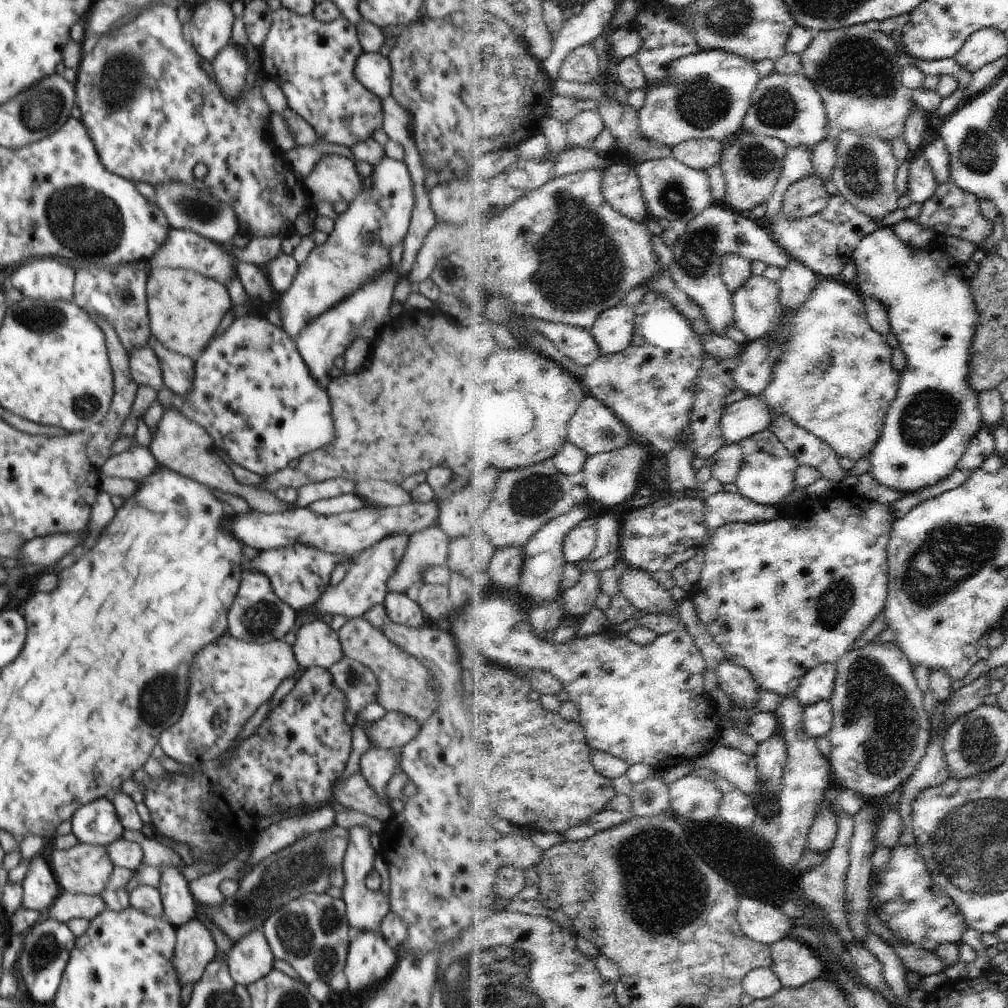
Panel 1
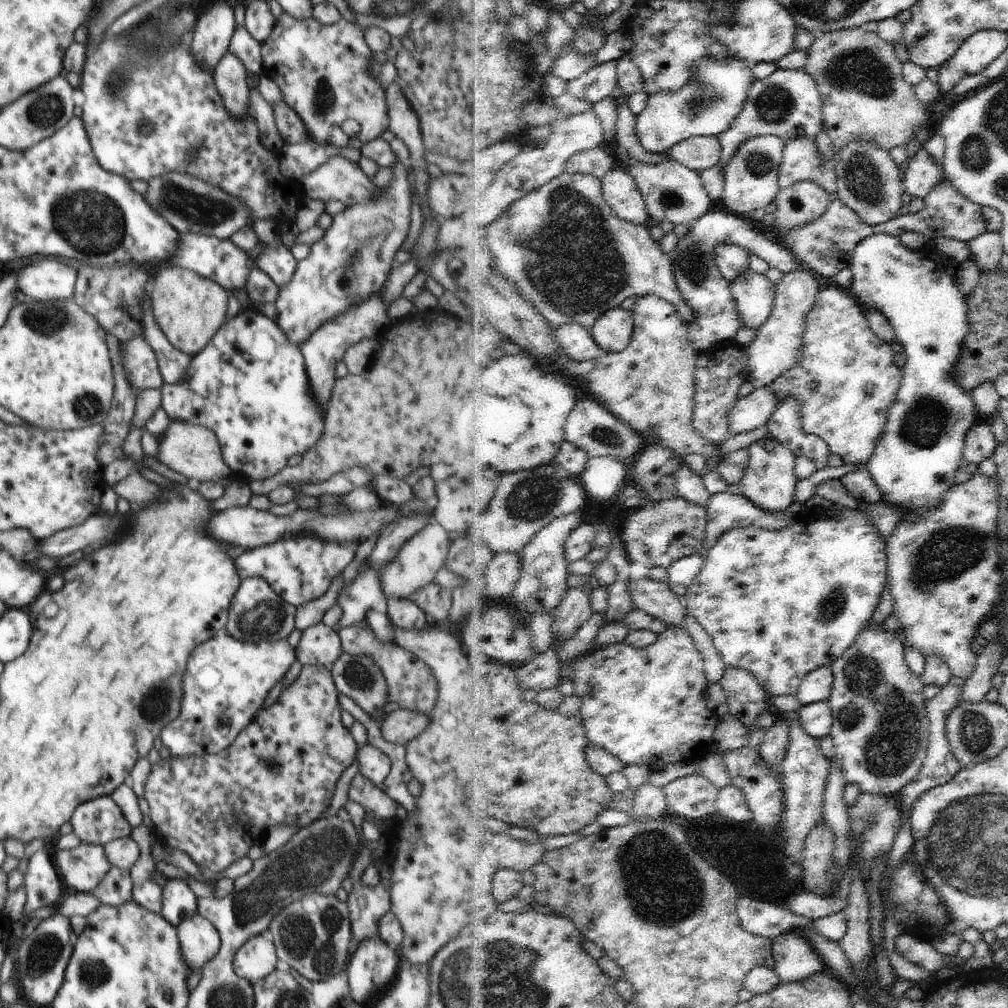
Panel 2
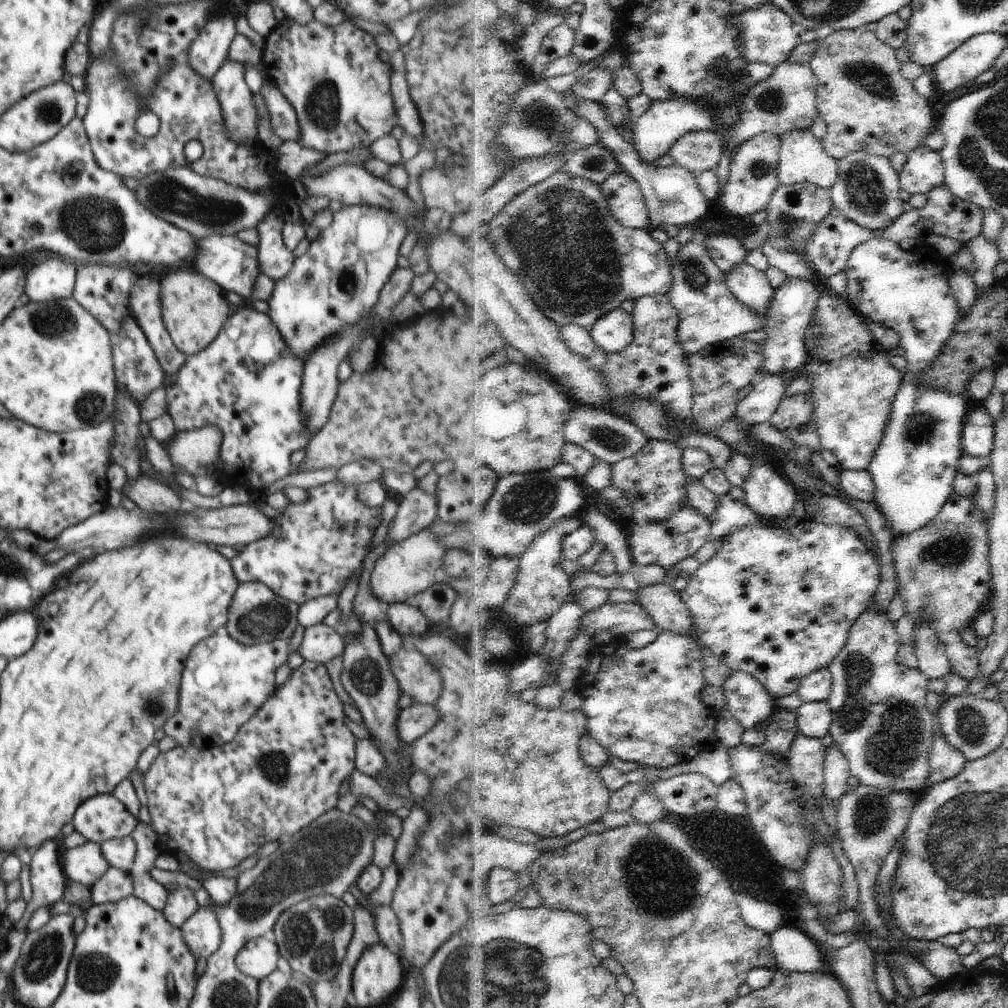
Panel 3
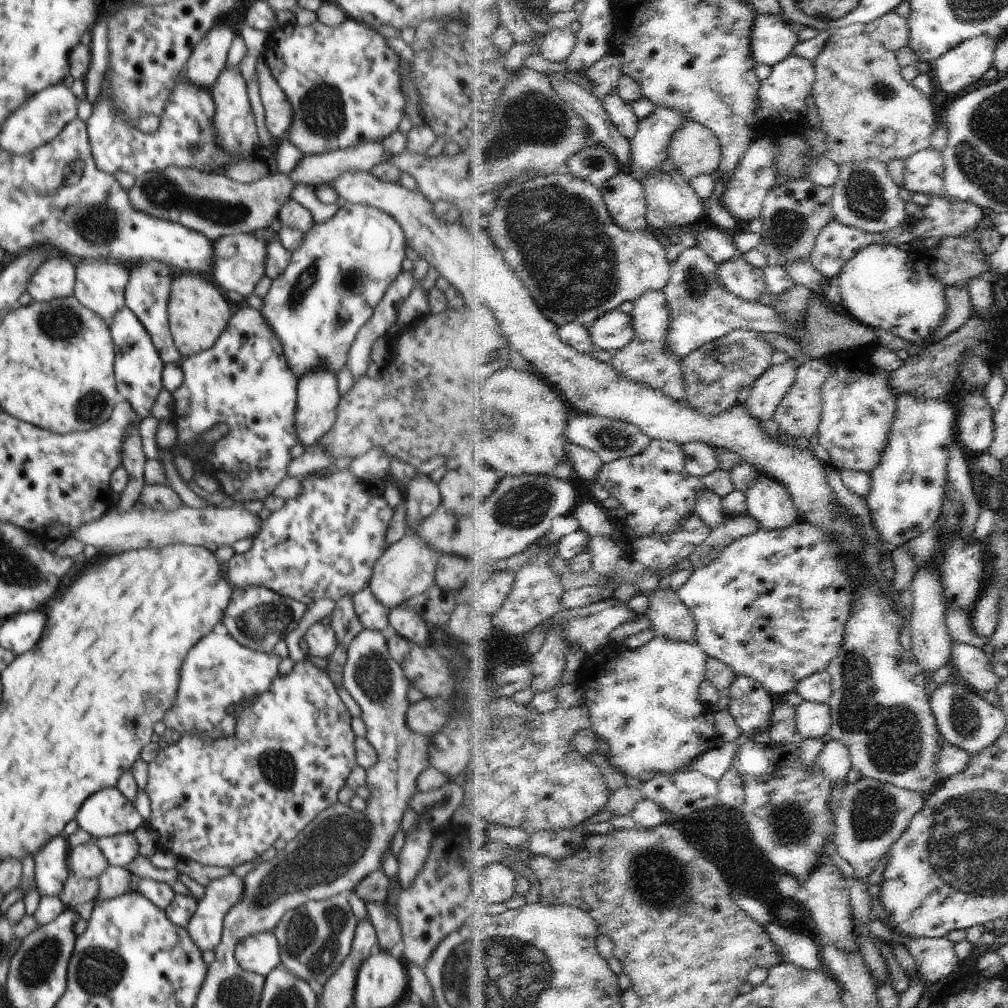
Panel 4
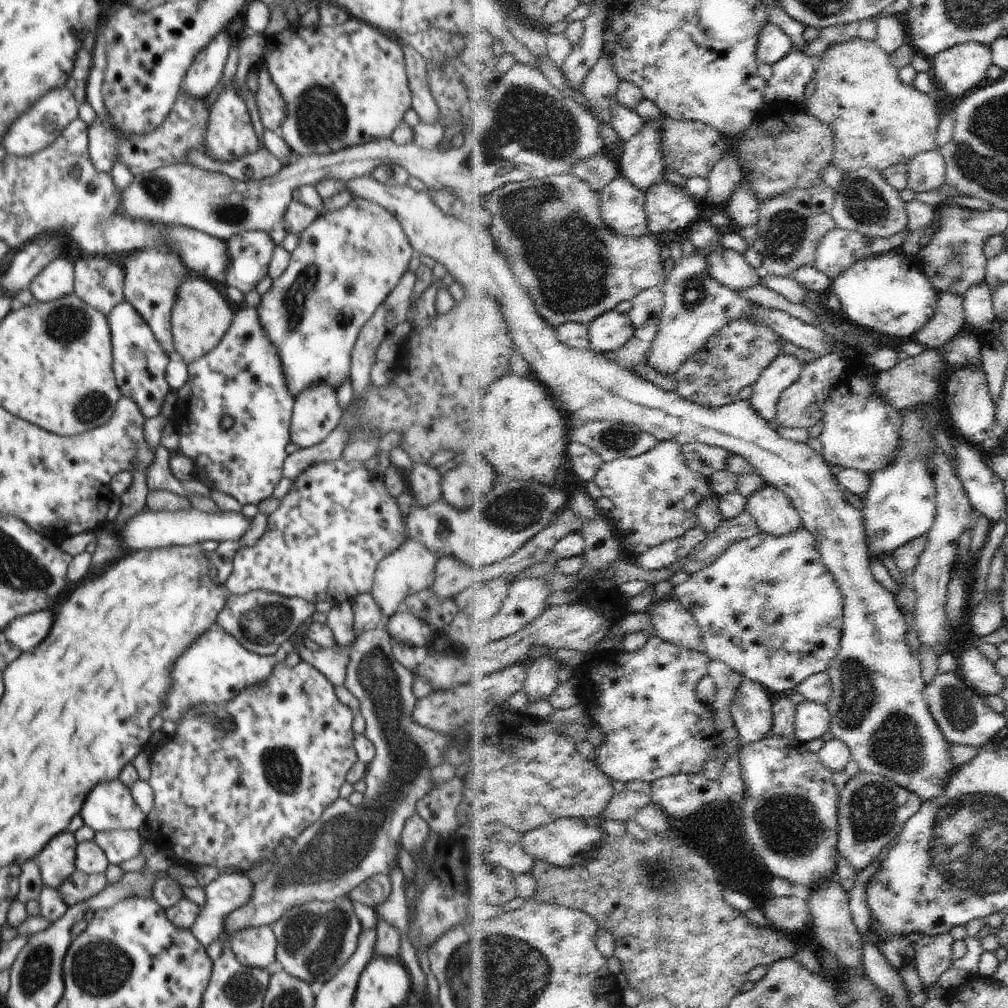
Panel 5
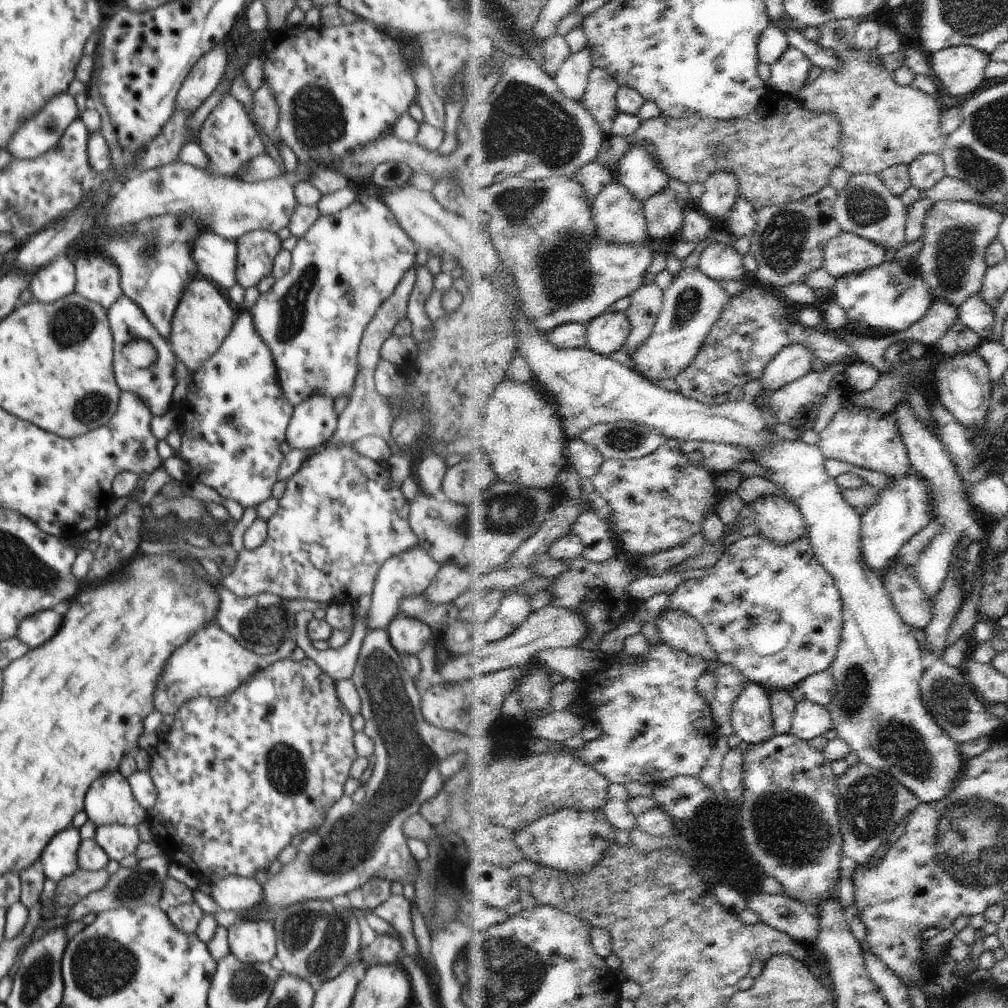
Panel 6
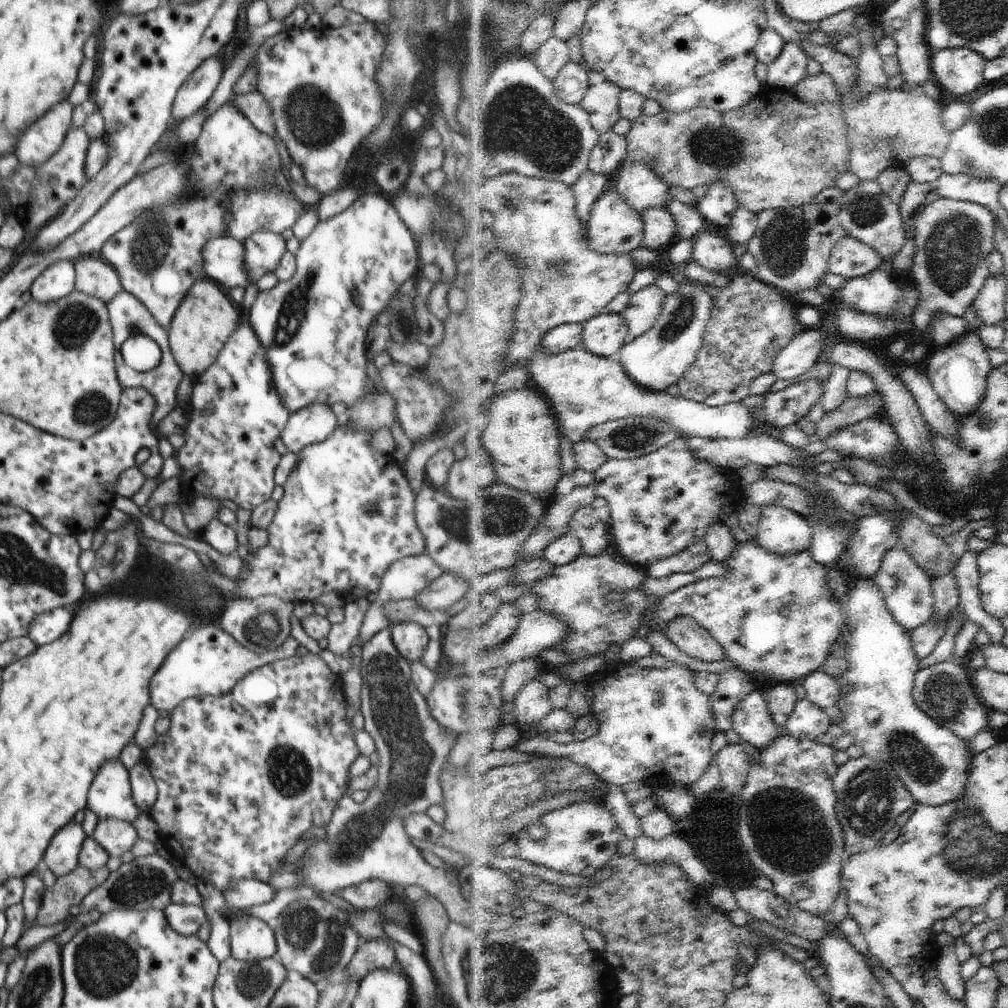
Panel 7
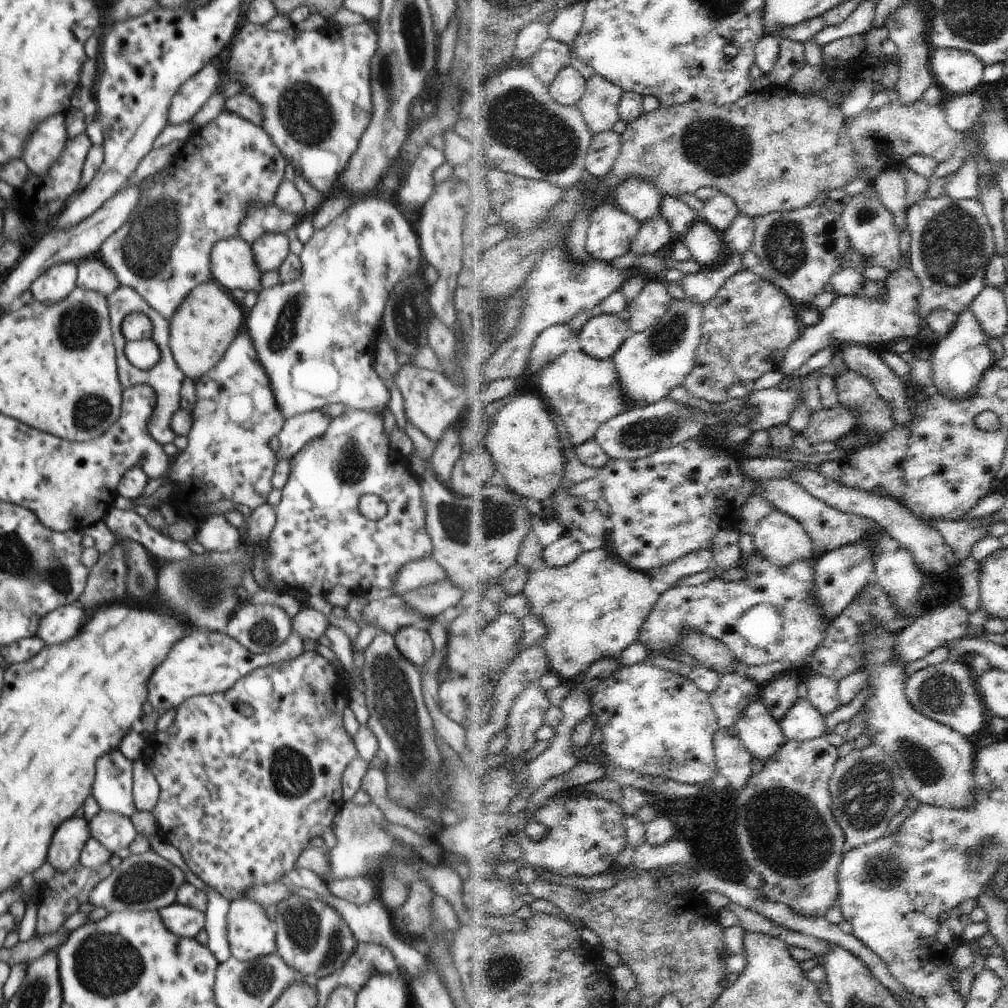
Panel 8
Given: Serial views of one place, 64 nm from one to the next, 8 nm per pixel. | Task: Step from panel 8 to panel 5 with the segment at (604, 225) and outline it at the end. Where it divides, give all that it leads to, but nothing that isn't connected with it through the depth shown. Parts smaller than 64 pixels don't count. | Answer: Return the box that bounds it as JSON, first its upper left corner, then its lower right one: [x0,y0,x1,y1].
[602,174,651,237]

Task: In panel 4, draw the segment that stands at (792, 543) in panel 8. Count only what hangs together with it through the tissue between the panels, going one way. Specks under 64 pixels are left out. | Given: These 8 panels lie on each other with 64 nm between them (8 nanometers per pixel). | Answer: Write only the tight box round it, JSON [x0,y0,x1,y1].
[748,474,803,530]

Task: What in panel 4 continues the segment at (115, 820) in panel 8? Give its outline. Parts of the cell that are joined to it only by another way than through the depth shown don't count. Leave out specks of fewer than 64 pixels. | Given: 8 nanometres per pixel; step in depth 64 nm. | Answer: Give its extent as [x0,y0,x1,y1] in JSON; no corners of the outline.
[97,832,139,868]

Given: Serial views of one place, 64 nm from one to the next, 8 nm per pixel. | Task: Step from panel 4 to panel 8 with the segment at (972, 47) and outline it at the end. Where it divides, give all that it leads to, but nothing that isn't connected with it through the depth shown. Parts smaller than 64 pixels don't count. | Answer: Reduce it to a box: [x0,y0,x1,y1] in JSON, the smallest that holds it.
[929,48,985,95]

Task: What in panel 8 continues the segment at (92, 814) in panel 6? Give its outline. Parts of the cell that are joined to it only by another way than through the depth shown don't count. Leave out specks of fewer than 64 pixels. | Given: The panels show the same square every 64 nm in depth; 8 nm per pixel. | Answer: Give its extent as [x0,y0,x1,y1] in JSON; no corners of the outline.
[91,748,136,817]

